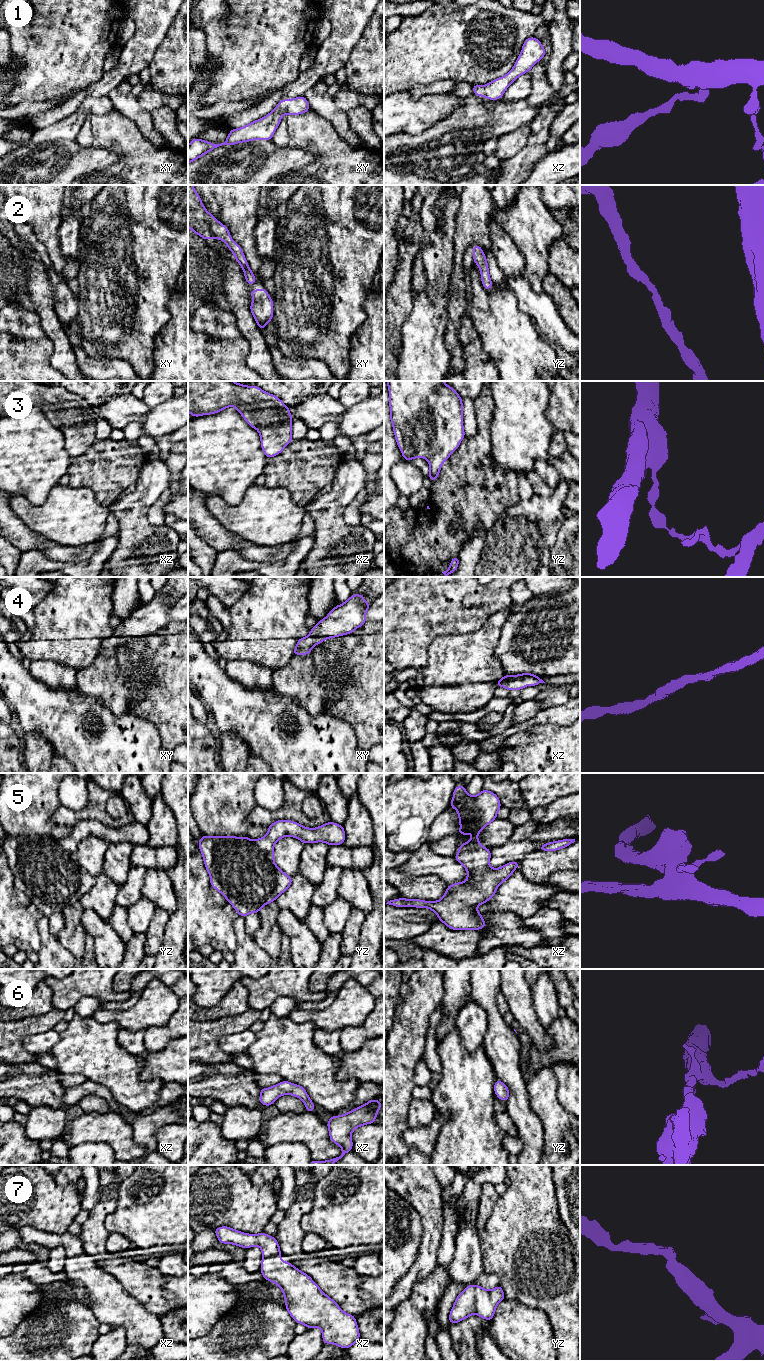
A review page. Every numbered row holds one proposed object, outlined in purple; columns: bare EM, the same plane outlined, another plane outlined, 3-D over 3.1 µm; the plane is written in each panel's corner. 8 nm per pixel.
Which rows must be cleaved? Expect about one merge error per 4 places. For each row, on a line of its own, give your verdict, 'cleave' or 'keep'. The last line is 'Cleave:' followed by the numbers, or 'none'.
1: keep
2: keep
3: keep
4: keep
5: keep
6: keep
7: keep
Cleave: none

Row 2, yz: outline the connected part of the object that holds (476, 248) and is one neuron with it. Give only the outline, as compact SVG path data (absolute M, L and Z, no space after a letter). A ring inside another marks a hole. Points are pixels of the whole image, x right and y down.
M479 245L471 247L473 249L474 263L477 264L480 269L482 285L486 290L490 290L493 286L493 283L489 276L486 255L483 253L483 249Z

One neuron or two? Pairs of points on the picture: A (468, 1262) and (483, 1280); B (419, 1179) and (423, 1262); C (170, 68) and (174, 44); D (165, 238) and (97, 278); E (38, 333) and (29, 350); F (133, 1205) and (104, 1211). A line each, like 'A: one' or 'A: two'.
A: two
B: one
C: one
D: one
E: two
F: two

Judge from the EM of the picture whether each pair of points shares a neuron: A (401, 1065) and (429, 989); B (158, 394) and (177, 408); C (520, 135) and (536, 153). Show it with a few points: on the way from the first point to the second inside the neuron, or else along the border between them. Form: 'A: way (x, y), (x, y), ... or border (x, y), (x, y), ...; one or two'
A: way (405, 1046), (412, 1013), (415, 1008); one
B: border (173, 396), (151, 408); two
C: border (530, 126), (530, 135), (526, 145), (508, 157); two

